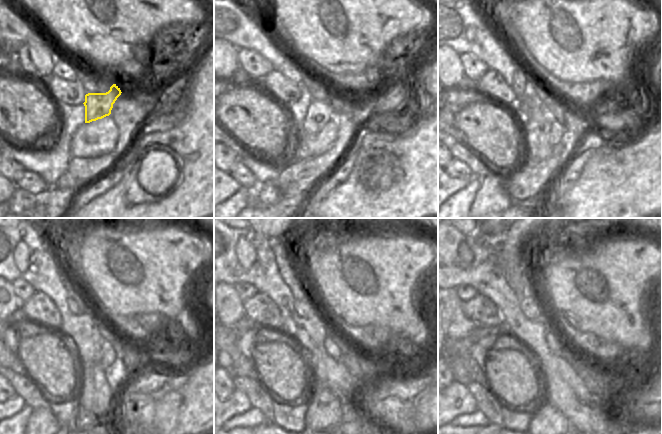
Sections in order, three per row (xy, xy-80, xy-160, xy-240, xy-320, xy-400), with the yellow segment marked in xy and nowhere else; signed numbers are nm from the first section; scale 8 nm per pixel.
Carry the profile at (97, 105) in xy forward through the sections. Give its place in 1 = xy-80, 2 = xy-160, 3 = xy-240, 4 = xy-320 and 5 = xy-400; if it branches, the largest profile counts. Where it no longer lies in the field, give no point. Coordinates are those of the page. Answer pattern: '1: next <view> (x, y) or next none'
1: next xy-80 (318, 114)
2: next xy-160 (536, 130)
3: next xy-240 (97, 397)
4: next xy-320 (323, 412)
5: next xy-400 (547, 421)

